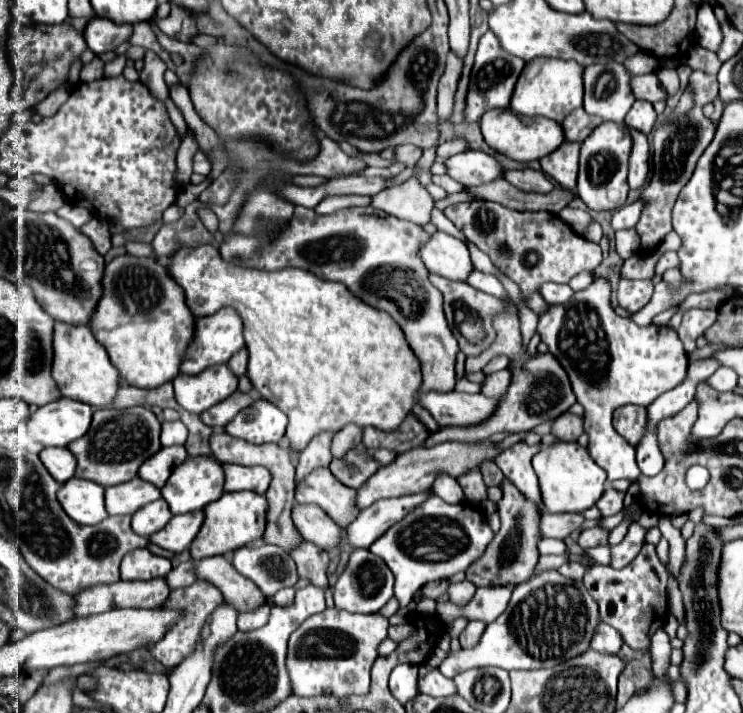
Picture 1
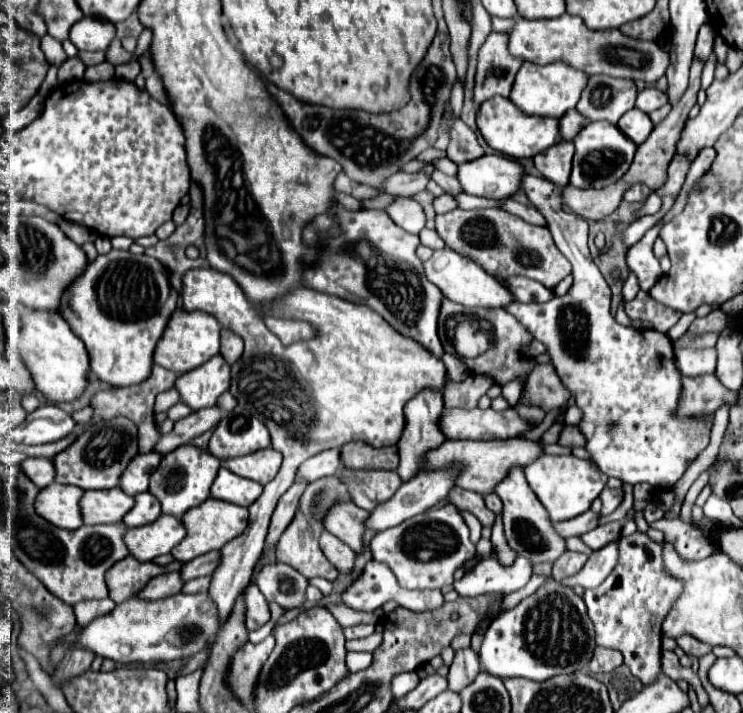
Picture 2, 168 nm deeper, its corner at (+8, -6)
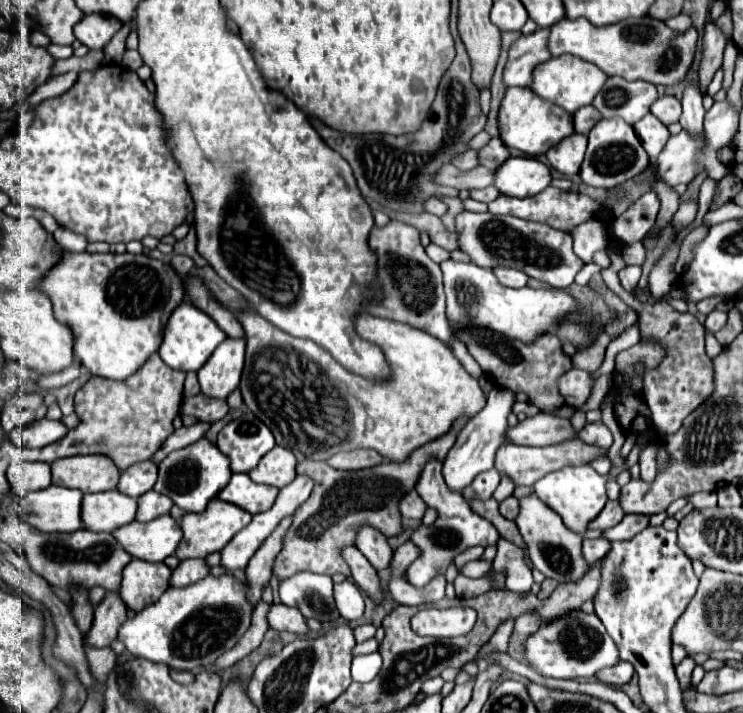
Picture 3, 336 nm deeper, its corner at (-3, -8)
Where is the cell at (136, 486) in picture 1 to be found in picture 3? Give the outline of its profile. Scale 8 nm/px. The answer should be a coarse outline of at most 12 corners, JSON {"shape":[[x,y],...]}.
{"shape":[[84,494],[82,524],[112,532],[134,520],[134,498]]}

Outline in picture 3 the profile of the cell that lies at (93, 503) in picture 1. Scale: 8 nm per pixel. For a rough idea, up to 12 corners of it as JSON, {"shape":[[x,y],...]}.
{"shape":[[50,484],[18,504],[44,532],[82,528],[80,490]]}

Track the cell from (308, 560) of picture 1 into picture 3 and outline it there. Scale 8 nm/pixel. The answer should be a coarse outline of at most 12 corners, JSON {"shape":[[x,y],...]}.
{"shape":[[468,418],[406,462],[334,470],[298,462],[310,498],[272,576],[350,576],[342,550],[368,524],[400,536],[398,498],[446,458]]}

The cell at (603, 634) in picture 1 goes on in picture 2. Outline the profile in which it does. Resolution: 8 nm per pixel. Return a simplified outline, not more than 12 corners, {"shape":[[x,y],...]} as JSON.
{"shape":[[597,646],[589,670],[609,672],[623,664],[619,650]]}

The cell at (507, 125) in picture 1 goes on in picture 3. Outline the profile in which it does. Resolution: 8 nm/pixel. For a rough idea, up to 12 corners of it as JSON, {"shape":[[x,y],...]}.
{"shape":[[508,88],[500,138],[540,156],[574,132],[572,114]]}

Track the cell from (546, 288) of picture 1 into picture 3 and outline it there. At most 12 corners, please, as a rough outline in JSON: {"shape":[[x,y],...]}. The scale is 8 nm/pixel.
{"shape":[[506,266],[492,268],[498,282],[520,288],[528,284],[528,276]]}

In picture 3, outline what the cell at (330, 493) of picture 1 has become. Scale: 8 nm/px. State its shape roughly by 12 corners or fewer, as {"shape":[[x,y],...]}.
{"shape":[[360,528],[356,548],[376,570],[390,566],[394,550],[378,530]]}

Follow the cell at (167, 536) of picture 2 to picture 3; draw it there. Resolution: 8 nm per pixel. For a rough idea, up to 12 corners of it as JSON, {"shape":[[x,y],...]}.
{"shape":[[166,514],[132,520],[112,536],[130,556],[162,562],[182,540]]}

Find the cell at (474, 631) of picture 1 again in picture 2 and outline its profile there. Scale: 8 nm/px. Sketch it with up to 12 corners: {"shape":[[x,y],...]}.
{"shape":[[461,648],[449,668],[449,690],[457,692],[481,672],[477,652]]}

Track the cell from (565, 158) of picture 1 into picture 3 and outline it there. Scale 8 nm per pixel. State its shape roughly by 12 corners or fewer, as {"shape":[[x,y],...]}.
{"shape":[[570,134],[546,152],[554,170],[580,172],[586,136]]}

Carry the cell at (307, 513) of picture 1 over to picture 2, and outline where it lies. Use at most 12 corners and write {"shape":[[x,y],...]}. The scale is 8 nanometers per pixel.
{"shape":[[323,530],[319,546],[339,572],[351,572],[355,552]]}

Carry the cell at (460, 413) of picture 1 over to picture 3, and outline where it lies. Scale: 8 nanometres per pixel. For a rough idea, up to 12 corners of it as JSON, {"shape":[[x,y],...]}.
{"shape":[[540,412],[508,428],[512,444],[552,446],[578,432],[570,420]]}

